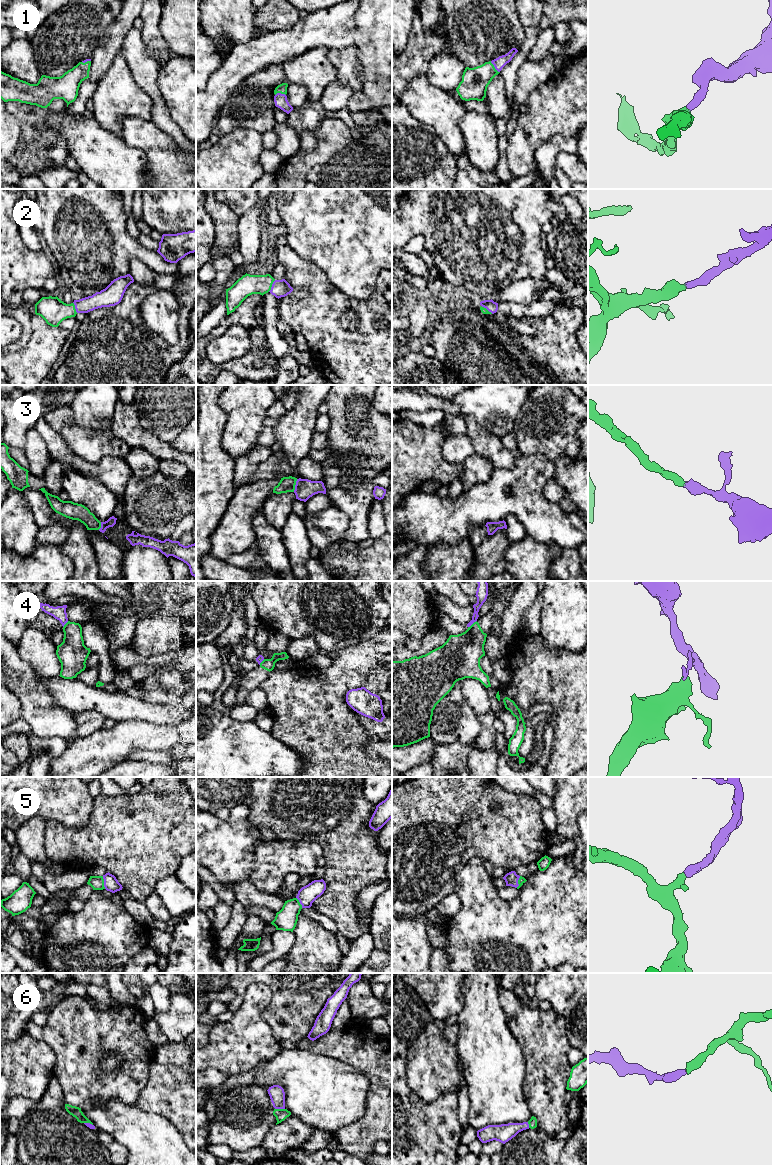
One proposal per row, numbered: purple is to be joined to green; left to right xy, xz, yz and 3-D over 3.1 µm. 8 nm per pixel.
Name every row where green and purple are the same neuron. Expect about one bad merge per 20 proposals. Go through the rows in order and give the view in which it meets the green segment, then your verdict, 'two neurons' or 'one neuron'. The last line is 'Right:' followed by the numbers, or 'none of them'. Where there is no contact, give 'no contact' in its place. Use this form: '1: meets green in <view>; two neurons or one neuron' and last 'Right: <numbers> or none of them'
1: meets green in yz; one neuron
2: meets green in xz; one neuron
3: meets green in xz; one neuron
4: meets green in yz; two neurons
5: meets green in xy; one neuron
6: meets green in xz; one neuron
Right: 1, 2, 3, 5, 6

